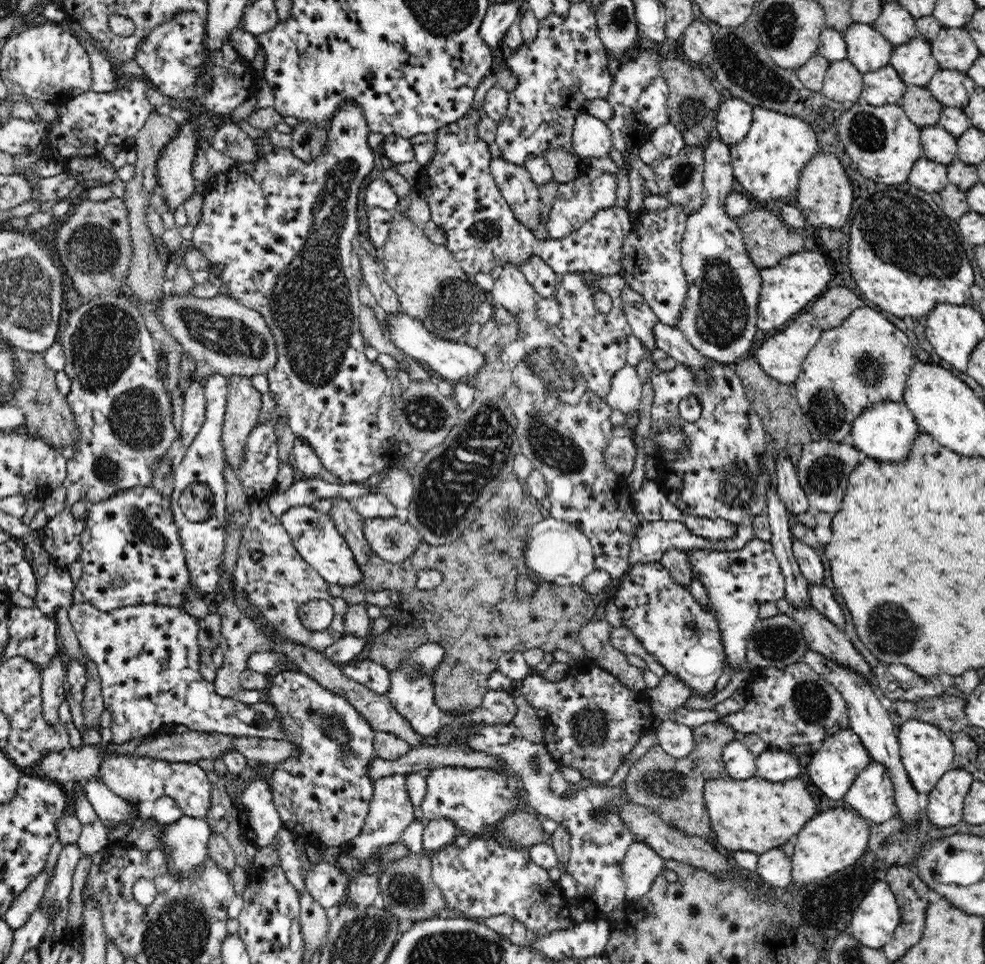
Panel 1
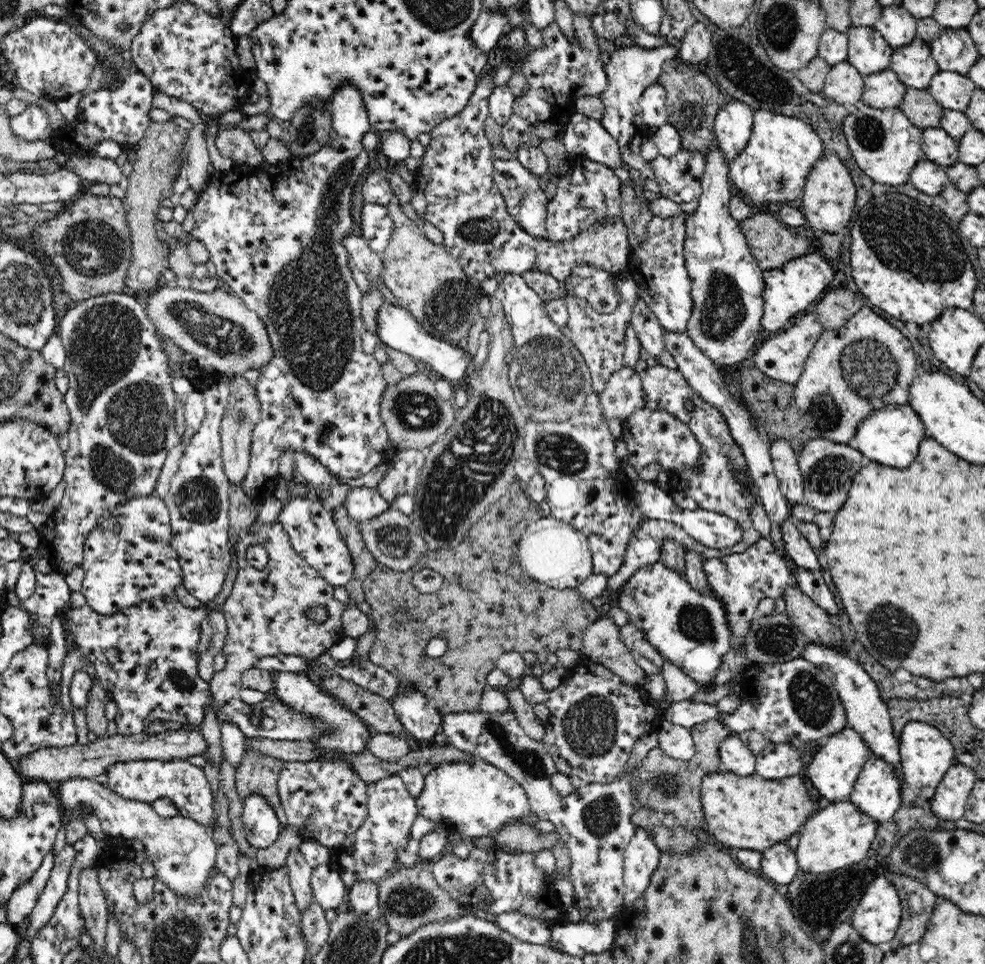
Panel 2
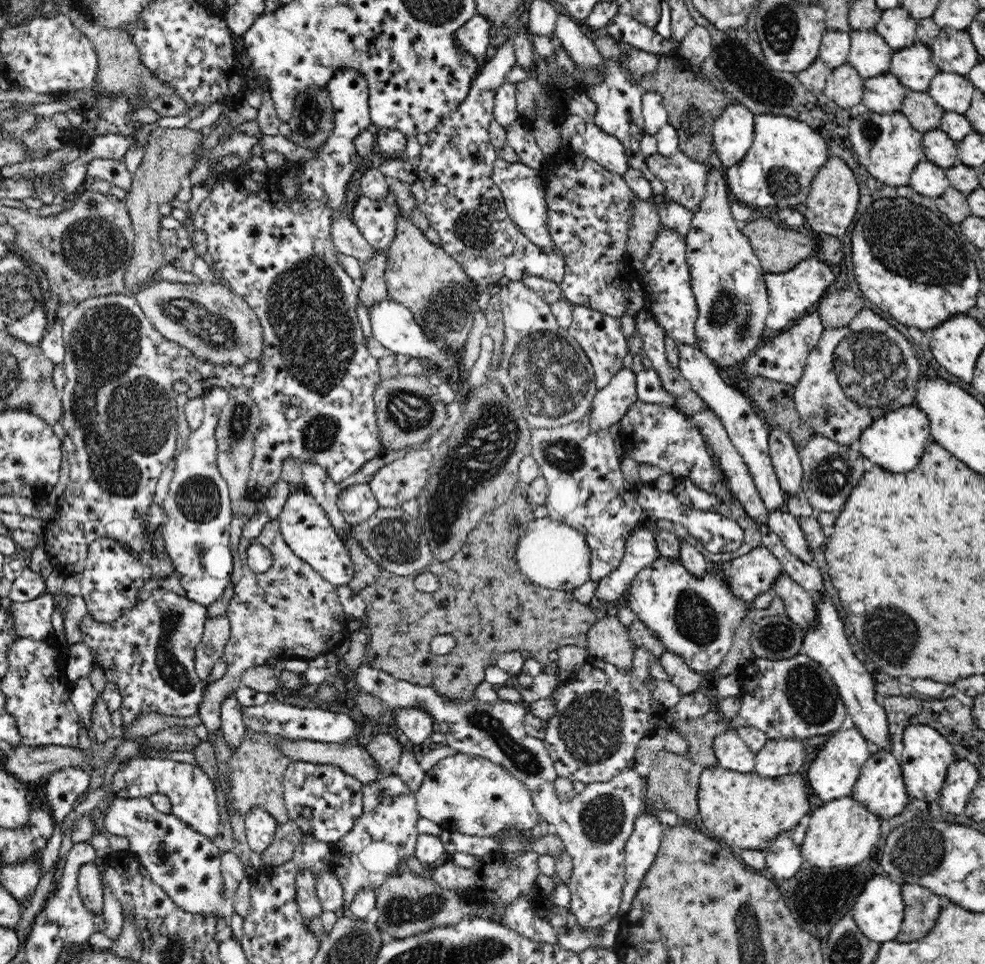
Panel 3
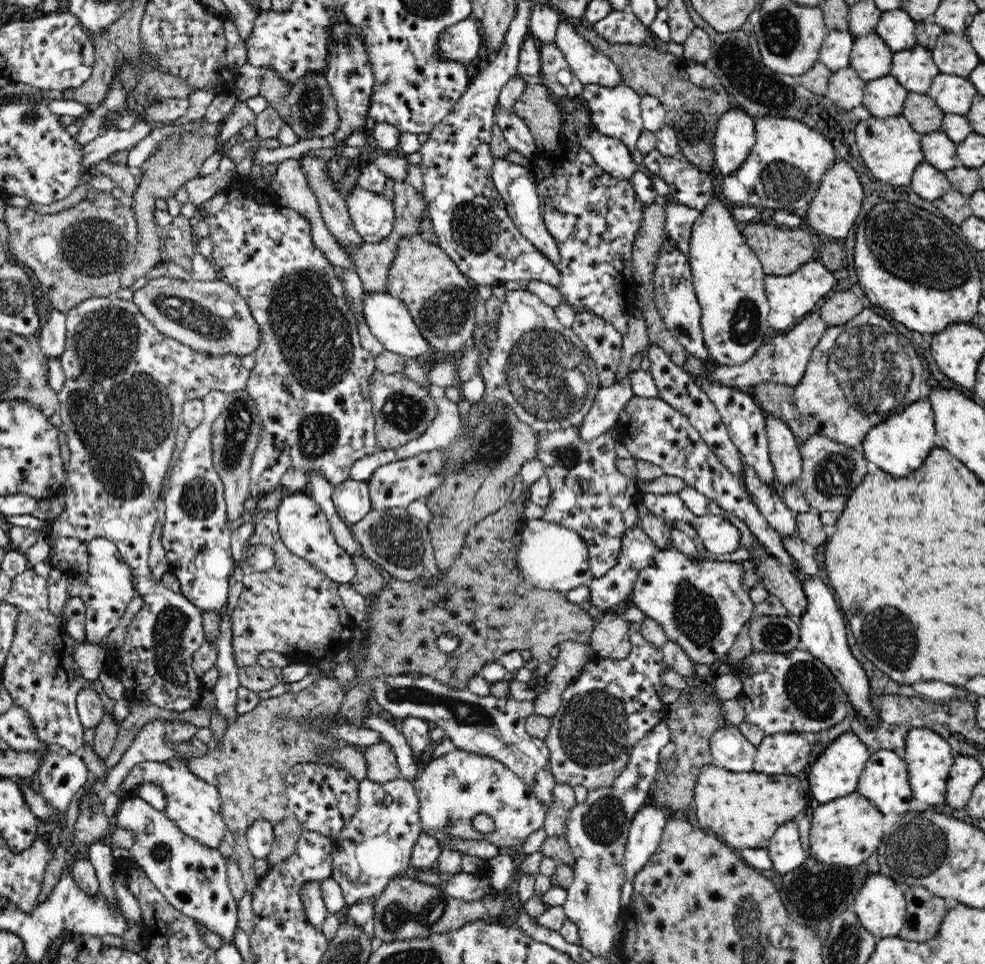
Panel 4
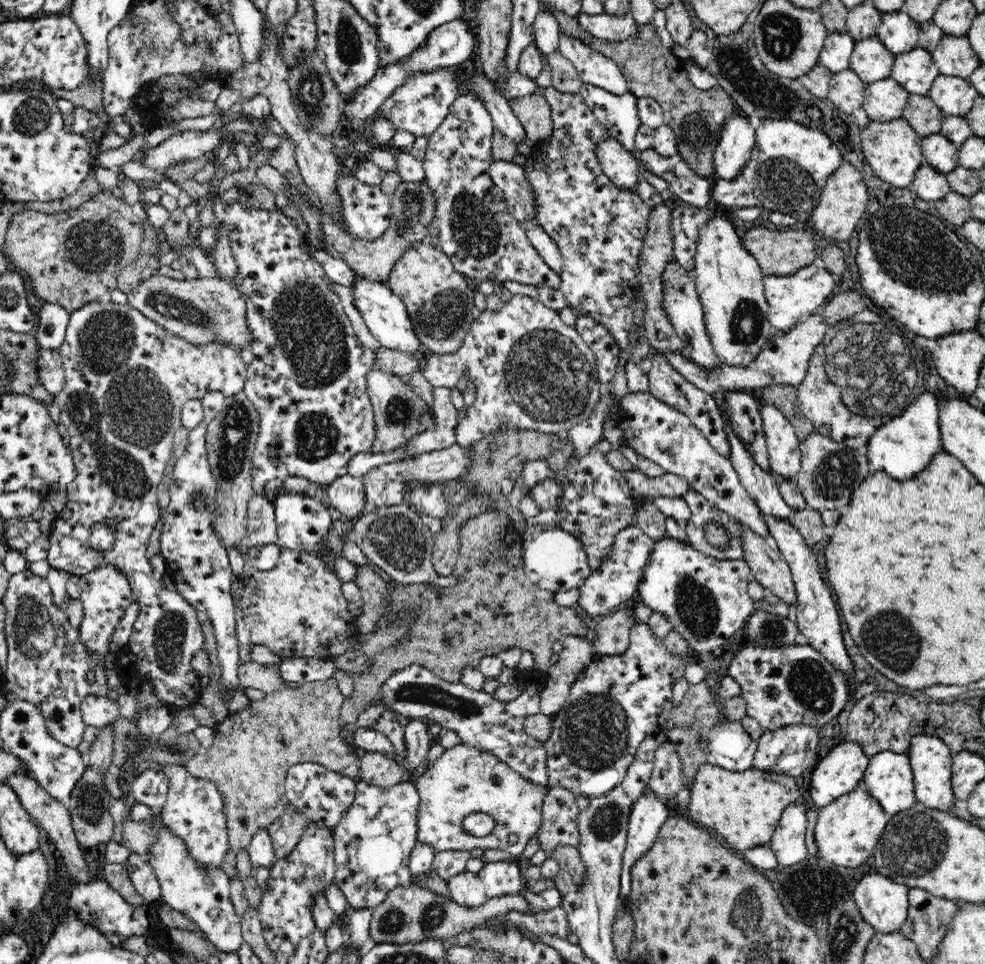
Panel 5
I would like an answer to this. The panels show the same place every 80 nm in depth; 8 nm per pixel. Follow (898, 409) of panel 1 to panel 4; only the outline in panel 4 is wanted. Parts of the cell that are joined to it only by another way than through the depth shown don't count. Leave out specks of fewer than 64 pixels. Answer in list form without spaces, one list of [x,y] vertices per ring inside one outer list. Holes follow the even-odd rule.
[[[927,394],[915,399],[906,410],[901,410],[900,413],[870,429],[863,440],[862,449],[867,461],[873,462],[879,469],[893,477],[902,478],[924,464],[930,451],[938,446],[936,438],[934,409]]]

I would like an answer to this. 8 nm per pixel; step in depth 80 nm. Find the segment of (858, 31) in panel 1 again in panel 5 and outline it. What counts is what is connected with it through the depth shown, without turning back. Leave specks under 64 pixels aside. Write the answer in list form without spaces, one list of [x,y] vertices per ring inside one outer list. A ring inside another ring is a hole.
[[[868,37],[855,41],[849,58],[849,68],[867,85],[891,77],[895,54],[891,53],[879,39]]]

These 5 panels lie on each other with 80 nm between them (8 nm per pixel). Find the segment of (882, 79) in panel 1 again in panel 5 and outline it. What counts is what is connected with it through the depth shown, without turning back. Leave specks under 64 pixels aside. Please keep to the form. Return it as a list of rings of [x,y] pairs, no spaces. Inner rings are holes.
[[[889,77],[867,86],[863,109],[871,122],[892,122],[902,119],[910,96],[896,80]]]

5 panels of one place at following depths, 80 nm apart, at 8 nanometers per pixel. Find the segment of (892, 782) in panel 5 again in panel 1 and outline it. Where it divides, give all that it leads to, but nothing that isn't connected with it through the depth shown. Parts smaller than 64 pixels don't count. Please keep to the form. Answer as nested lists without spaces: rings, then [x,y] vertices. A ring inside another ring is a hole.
[[[874,760],[855,778],[845,794],[844,802],[876,824],[882,824],[898,813],[894,785],[887,768]]]

